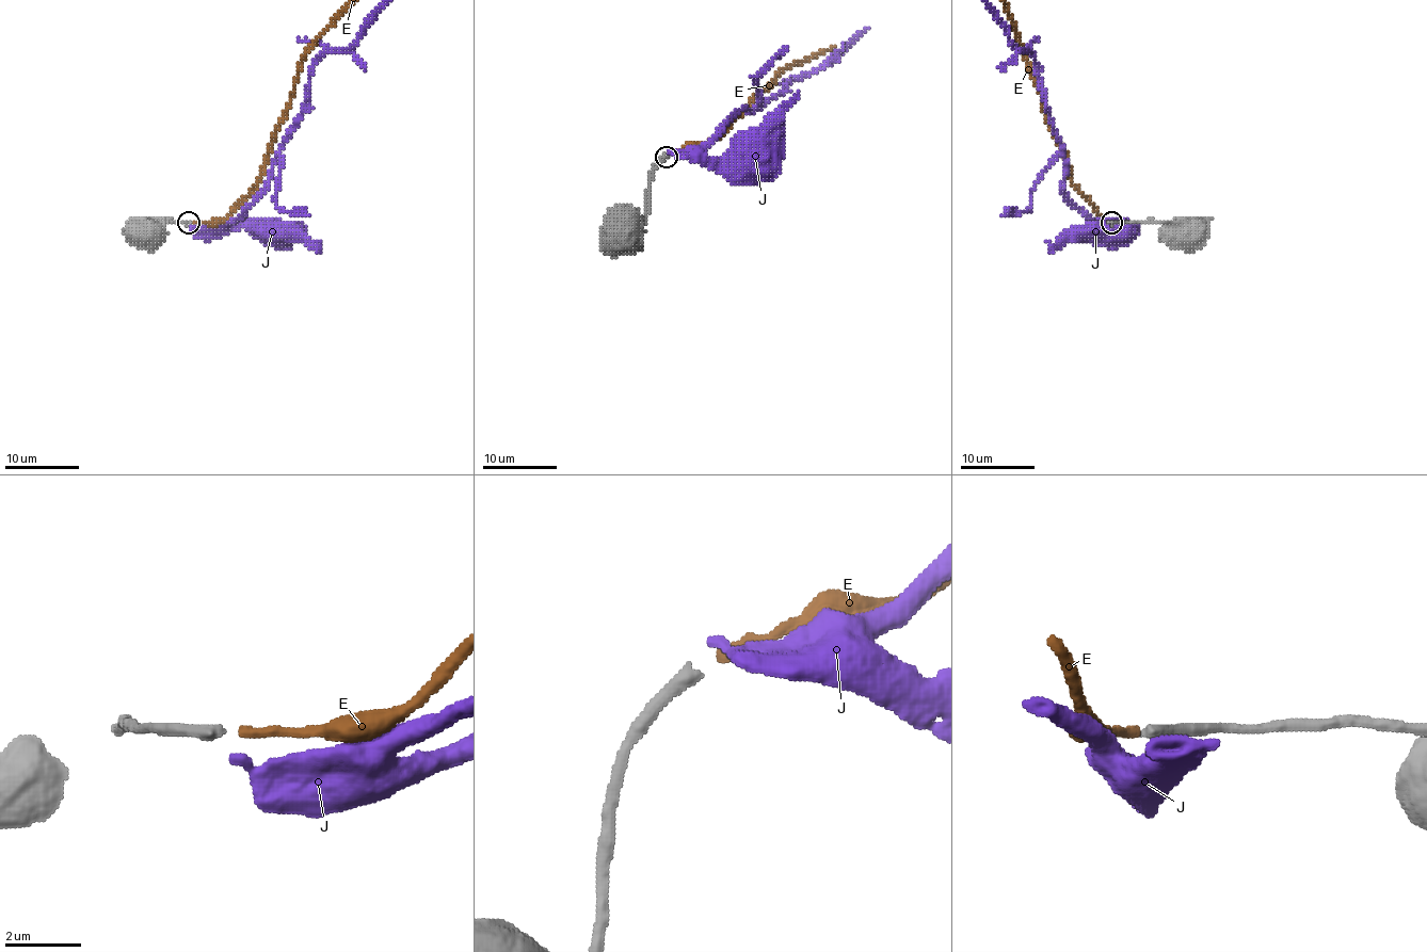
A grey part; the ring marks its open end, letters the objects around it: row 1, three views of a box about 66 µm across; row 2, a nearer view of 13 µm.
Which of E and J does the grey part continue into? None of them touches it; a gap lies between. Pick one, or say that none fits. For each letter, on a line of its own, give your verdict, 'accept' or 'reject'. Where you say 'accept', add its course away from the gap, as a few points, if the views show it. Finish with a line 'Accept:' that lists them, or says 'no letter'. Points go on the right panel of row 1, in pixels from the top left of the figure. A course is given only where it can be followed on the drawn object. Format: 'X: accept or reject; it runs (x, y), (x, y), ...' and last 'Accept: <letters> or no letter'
E: accept
J: reject
Accept: E

